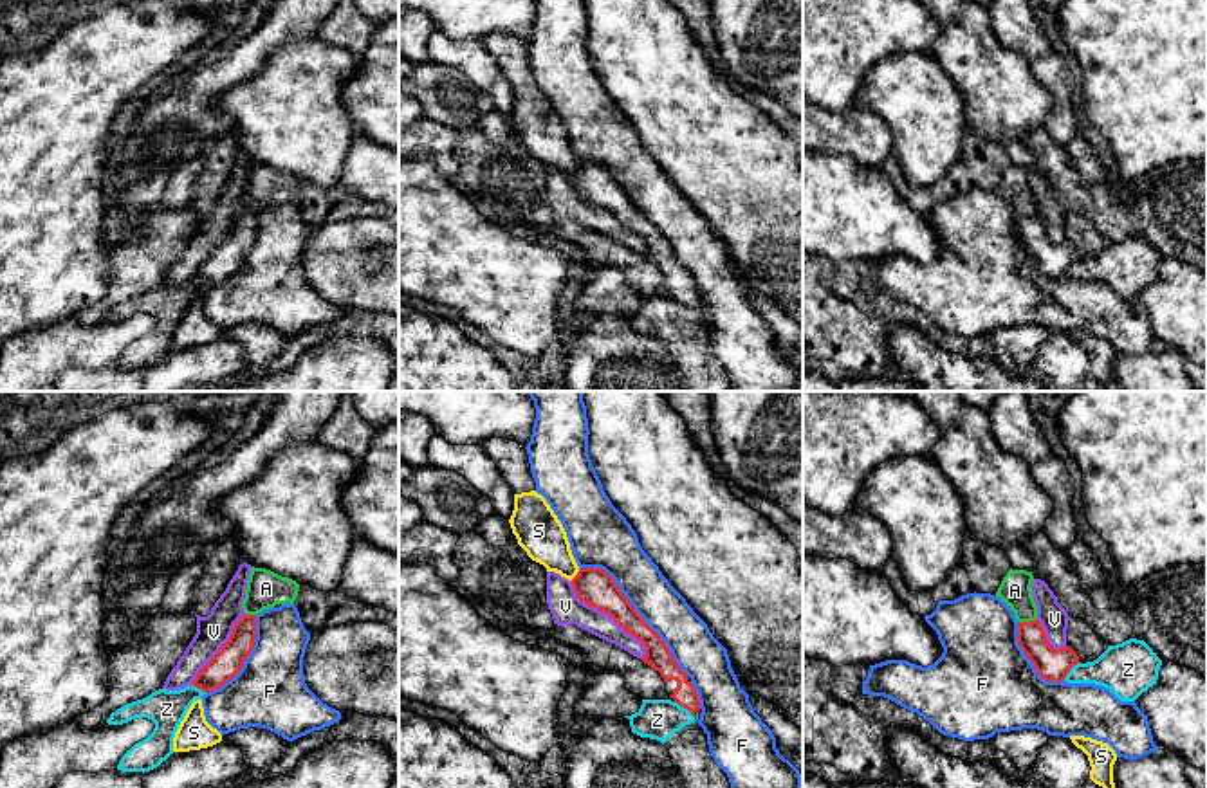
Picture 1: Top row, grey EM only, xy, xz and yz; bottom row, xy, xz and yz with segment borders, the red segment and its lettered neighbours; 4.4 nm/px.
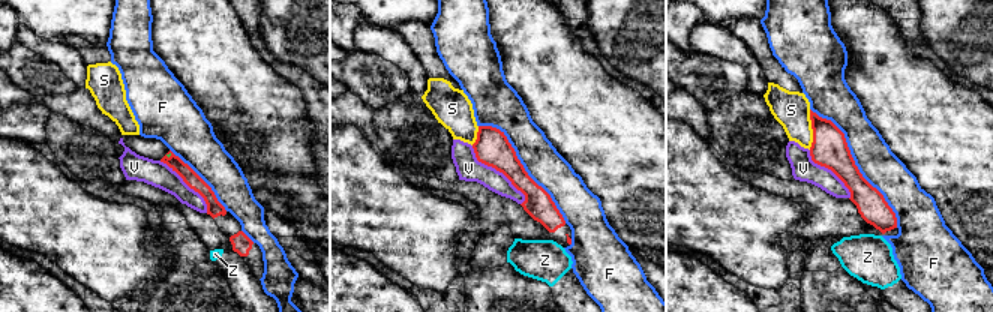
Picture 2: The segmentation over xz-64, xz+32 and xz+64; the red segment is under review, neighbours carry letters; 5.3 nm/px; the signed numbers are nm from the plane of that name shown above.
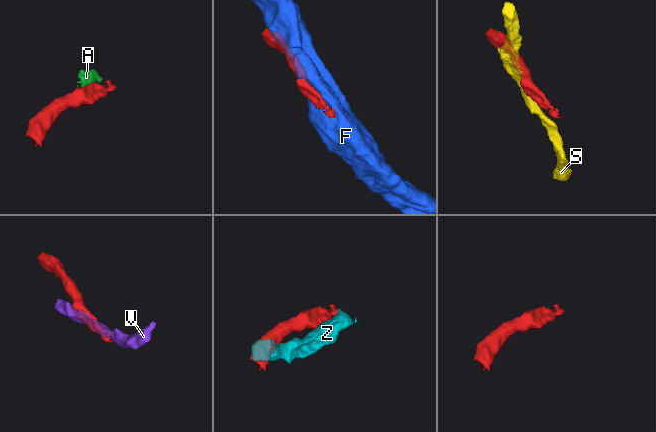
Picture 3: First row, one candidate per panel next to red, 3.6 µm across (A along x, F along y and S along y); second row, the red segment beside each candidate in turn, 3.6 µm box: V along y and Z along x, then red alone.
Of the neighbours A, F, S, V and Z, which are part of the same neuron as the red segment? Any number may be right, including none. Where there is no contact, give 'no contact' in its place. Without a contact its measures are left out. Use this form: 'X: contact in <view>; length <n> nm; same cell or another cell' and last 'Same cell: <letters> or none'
A: contact in yz; length 80 nm; another cell
F: contact in xz; length 700 nm; another cell
S: contact in xz; length 60 nm; another cell
V: contact in xz; length 480 nm; another cell
Z: contact in yz; length 110 nm; another cell
Same cell: none

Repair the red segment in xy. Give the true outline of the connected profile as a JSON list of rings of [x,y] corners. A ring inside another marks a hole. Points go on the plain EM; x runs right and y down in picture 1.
[[[244,211],[233,224],[229,236],[220,247],[198,267],[193,283],[209,289],[220,285],[235,274],[251,251],[256,236],[256,211]]]

